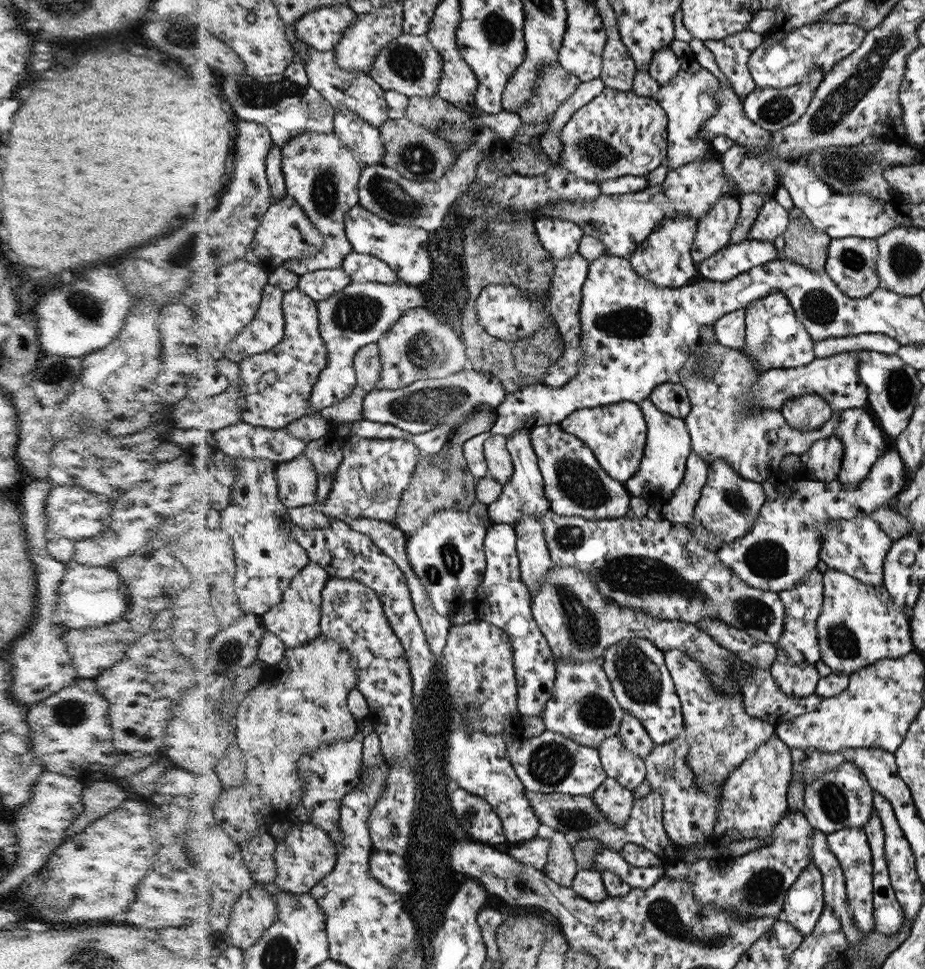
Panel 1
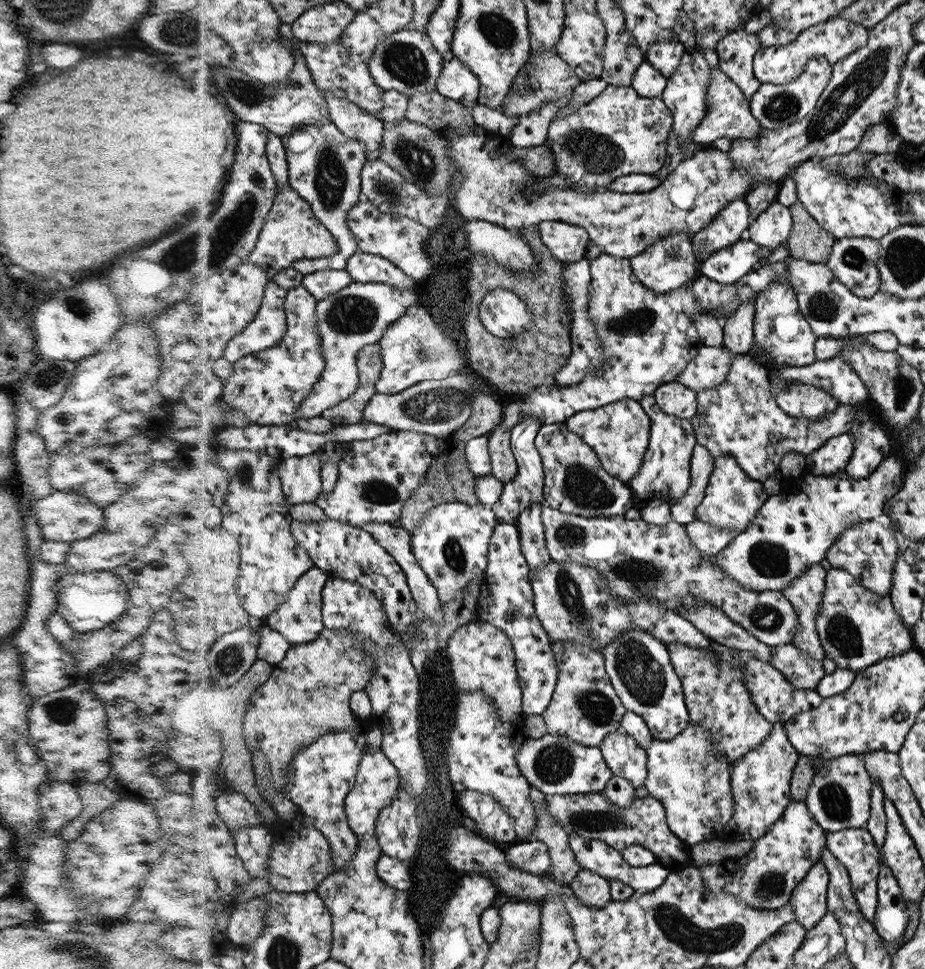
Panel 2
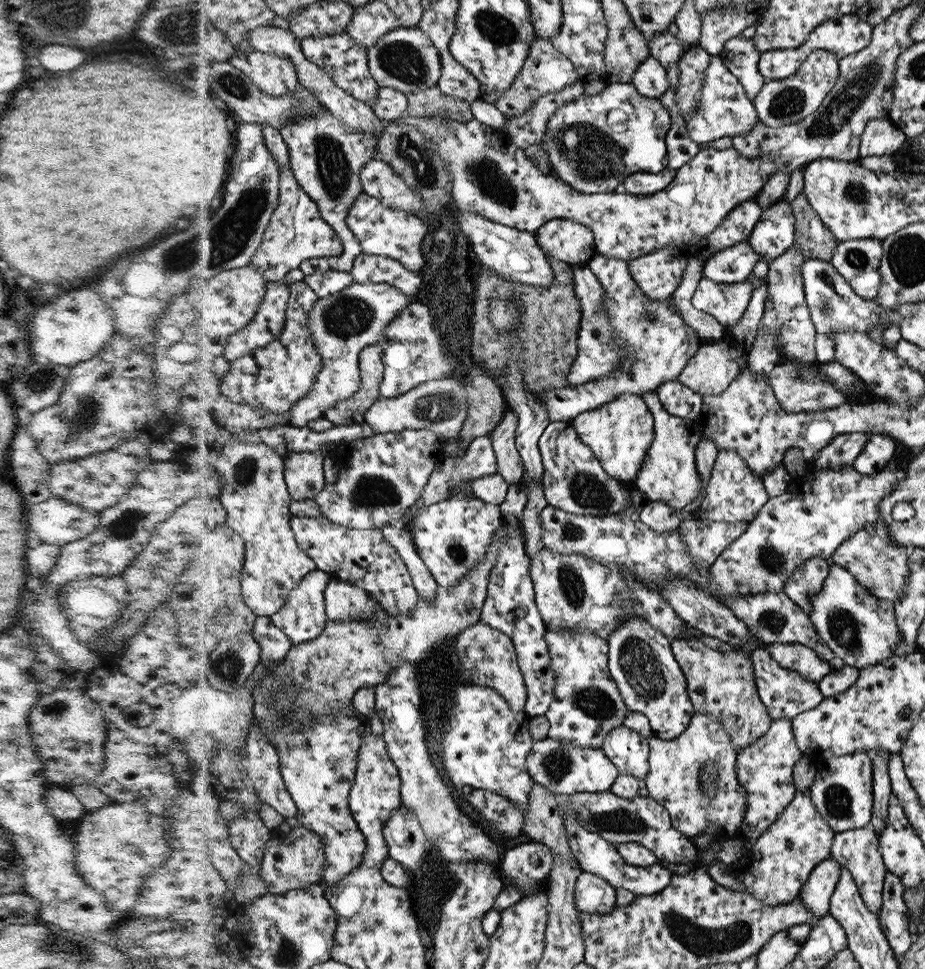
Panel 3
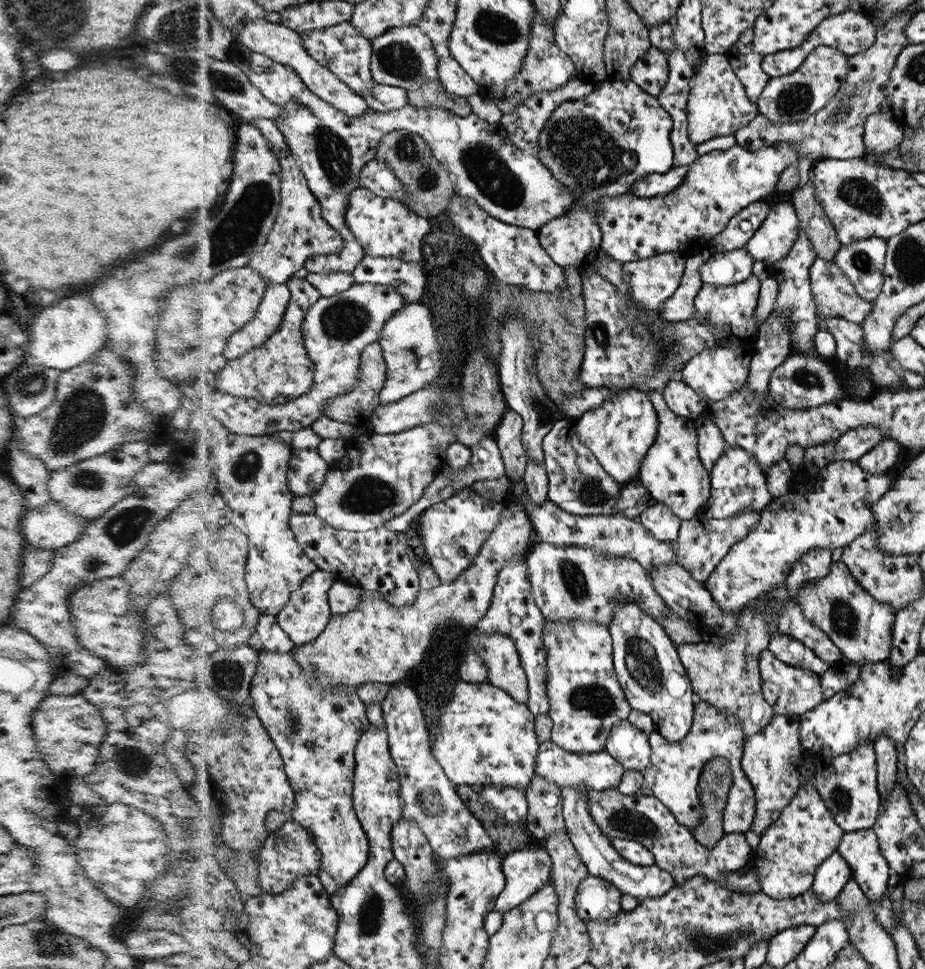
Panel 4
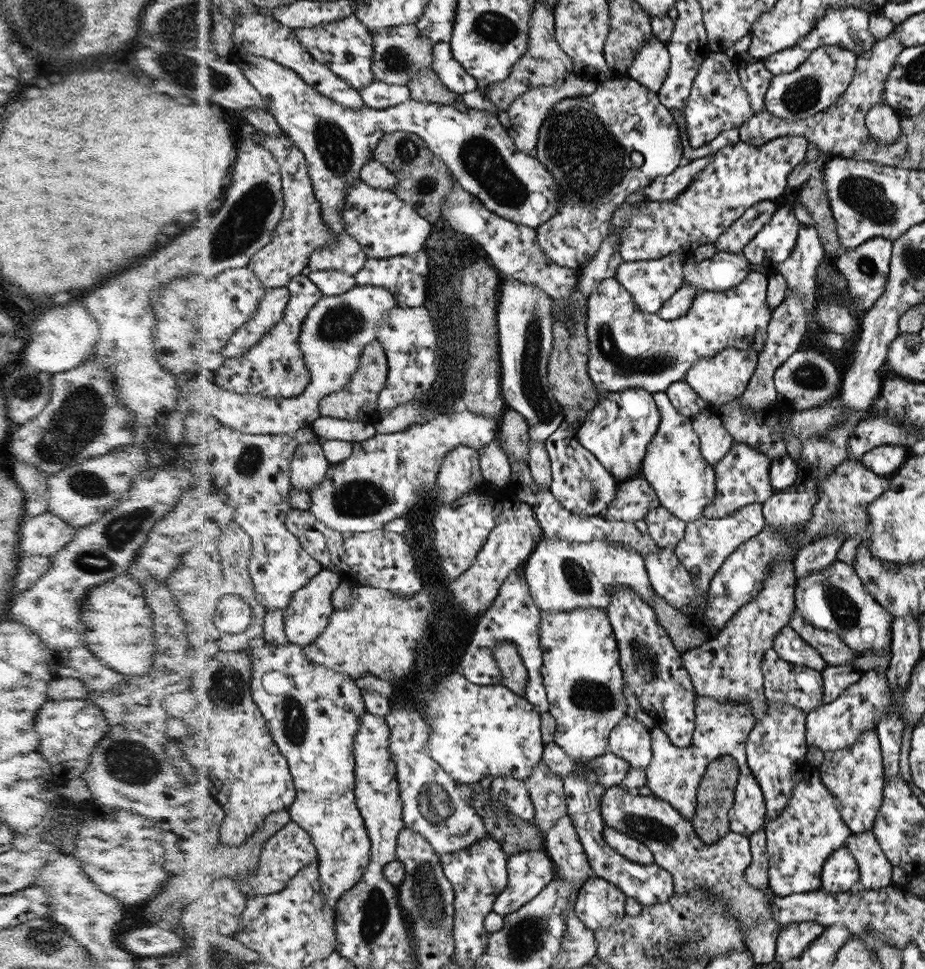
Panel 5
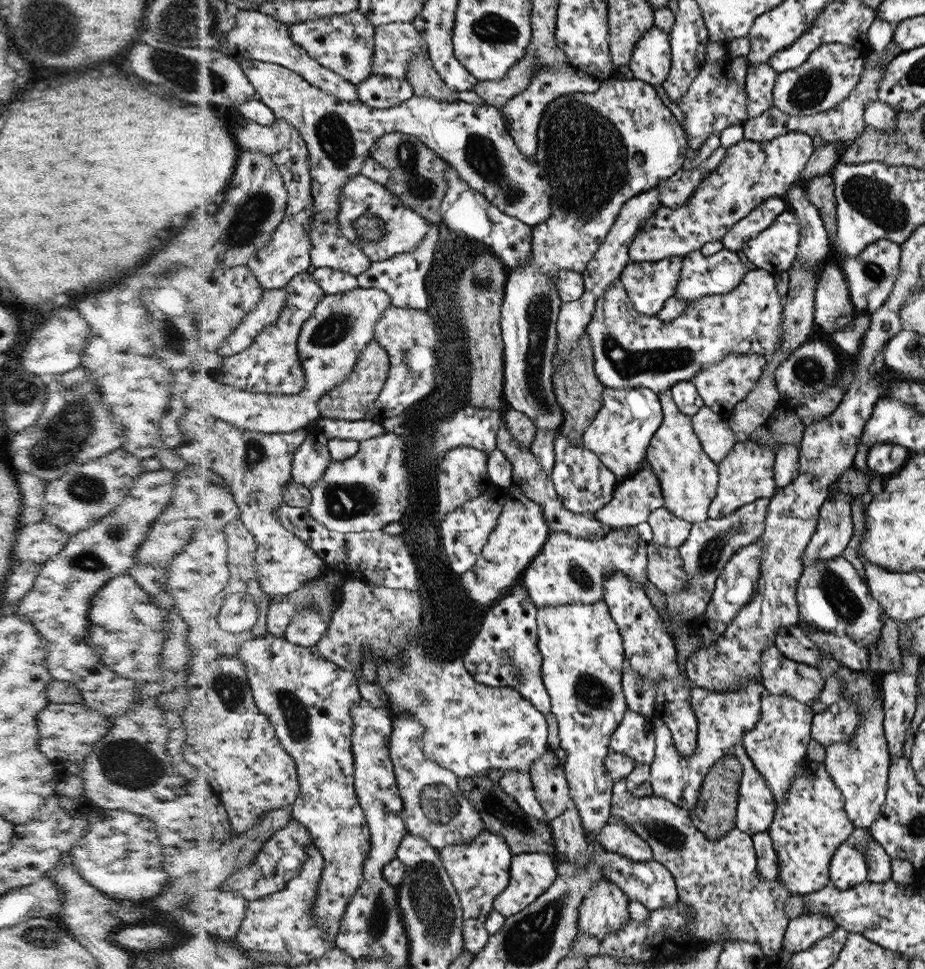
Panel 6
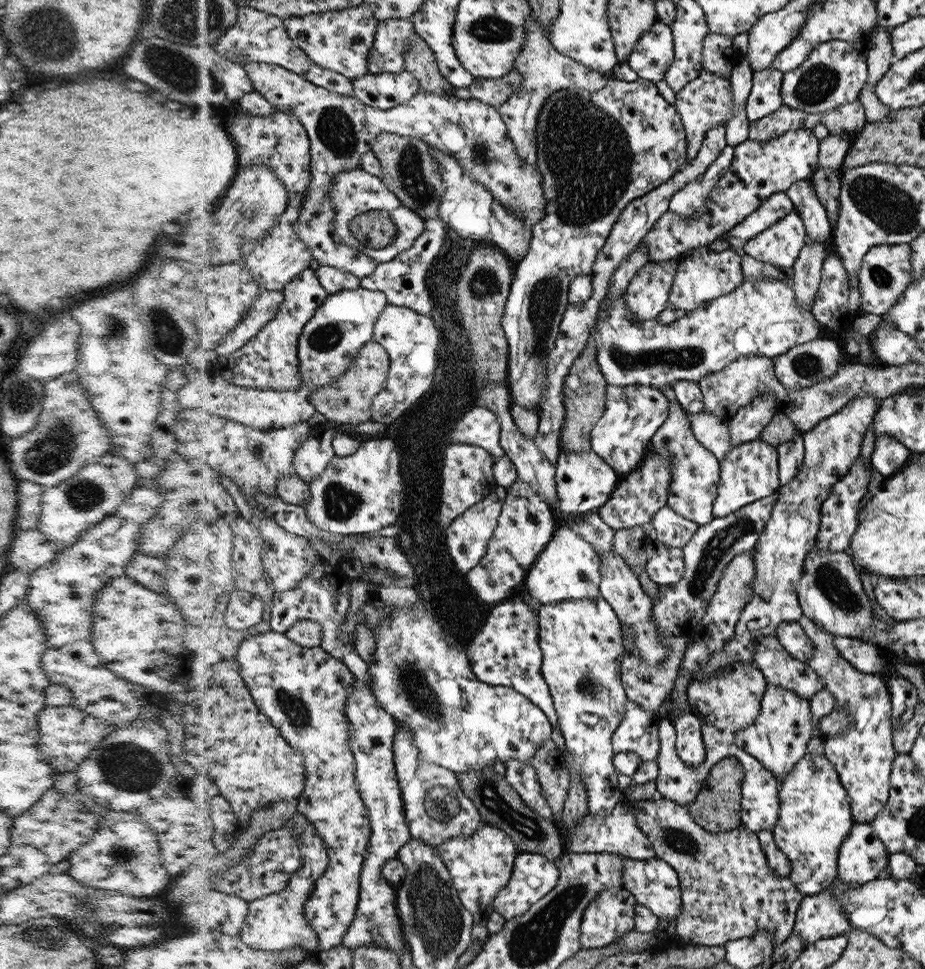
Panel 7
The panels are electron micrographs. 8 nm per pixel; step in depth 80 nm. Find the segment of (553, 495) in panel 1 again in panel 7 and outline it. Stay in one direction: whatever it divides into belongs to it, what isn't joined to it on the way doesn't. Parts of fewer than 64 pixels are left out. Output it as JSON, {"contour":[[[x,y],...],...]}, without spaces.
{"contour":[[[561,448],[555,467],[555,485],[559,501],[557,508],[562,514],[581,516],[598,512],[604,502],[609,502],[618,484],[616,471],[594,451],[572,452]]]}

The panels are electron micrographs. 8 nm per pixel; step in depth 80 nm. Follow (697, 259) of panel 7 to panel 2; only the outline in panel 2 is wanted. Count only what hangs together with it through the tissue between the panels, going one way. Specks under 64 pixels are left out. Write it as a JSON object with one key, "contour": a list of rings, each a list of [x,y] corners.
{"contour":[[[750,239],[738,241],[717,250],[699,263],[699,273],[700,276],[707,276],[720,284],[735,284],[738,279],[754,271],[756,264],[766,260],[770,254],[770,249]]]}

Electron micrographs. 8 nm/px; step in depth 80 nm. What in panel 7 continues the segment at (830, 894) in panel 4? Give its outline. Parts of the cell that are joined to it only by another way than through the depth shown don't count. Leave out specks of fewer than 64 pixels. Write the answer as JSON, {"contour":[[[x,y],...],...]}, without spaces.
{"contour":[[[854,823],[850,836],[840,848],[841,857],[837,860],[837,878],[844,884],[869,883],[878,878],[885,866],[888,865],[889,850],[886,849],[881,838],[876,836],[870,823]]]}

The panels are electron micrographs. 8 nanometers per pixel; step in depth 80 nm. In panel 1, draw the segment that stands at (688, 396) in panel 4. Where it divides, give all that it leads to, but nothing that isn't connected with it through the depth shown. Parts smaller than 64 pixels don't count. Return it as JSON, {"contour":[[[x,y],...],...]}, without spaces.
{"contour":[[[675,380],[666,381],[664,384],[654,388],[649,399],[653,401],[659,409],[670,416],[688,416],[691,409],[690,399],[686,389]]]}

